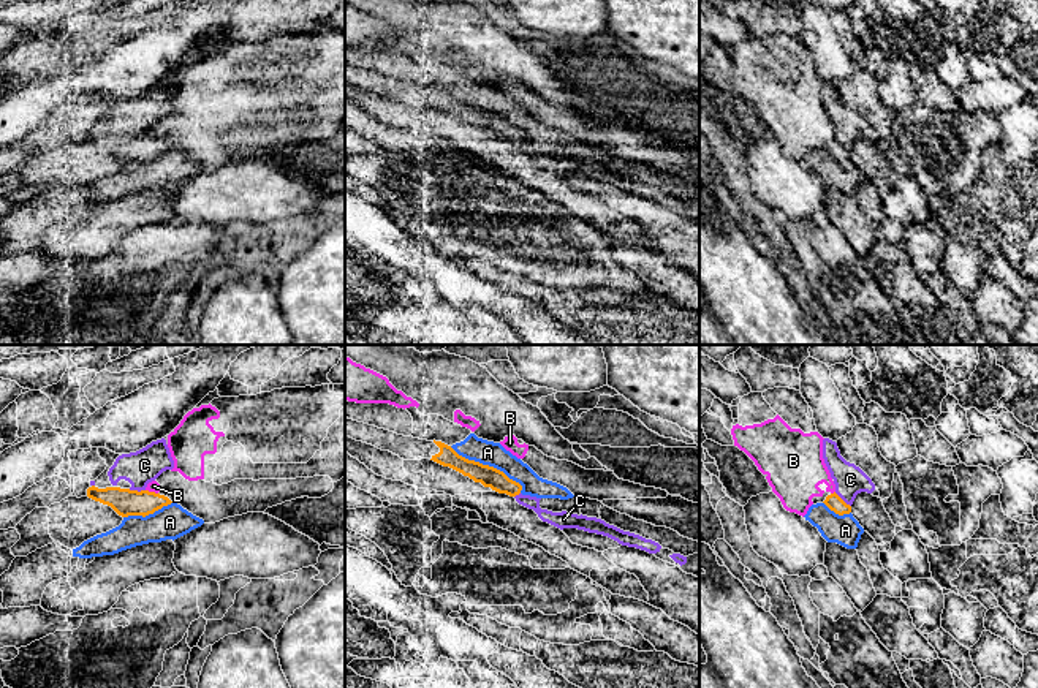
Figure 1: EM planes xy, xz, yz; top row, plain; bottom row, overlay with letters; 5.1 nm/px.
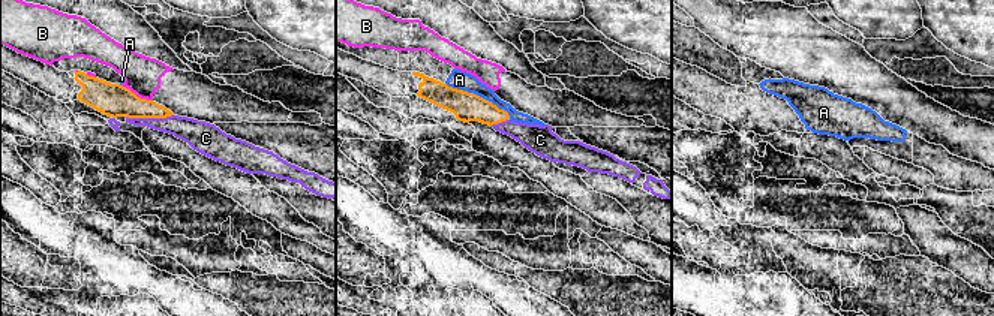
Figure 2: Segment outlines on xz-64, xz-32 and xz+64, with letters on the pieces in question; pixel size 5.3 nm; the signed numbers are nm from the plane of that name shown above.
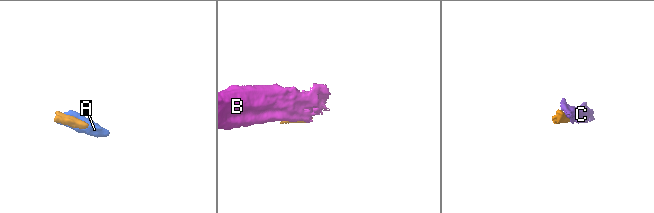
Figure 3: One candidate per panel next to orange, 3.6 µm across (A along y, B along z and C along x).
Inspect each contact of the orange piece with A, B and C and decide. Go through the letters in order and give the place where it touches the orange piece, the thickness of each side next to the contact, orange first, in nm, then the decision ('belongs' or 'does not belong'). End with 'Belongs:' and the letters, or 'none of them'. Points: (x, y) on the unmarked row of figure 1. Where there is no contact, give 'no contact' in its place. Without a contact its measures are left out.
A: xz (488, 111) | 110/130 nm | does not belong
B: yz (834, 138) | 80/300 nm | does not belong
C: xy (136, 136) | 140/170 nm | belongs
Belongs: C

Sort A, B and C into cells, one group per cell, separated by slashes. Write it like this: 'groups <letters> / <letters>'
groups A / B / C

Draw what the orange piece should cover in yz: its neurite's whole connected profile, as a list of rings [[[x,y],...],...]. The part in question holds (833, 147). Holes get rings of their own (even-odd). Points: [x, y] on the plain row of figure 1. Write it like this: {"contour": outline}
{"contour": [[[823,85],[823,104],[835,130],[835,138],[823,147],[839,161],[850,160],[858,139],[875,136],[872,125],[854,109],[847,108],[837,93],[837,89]]]}

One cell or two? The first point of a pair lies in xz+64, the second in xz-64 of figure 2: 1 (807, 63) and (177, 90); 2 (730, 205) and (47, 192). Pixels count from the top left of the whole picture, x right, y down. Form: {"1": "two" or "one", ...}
{"1": "two", "2": "two"}

